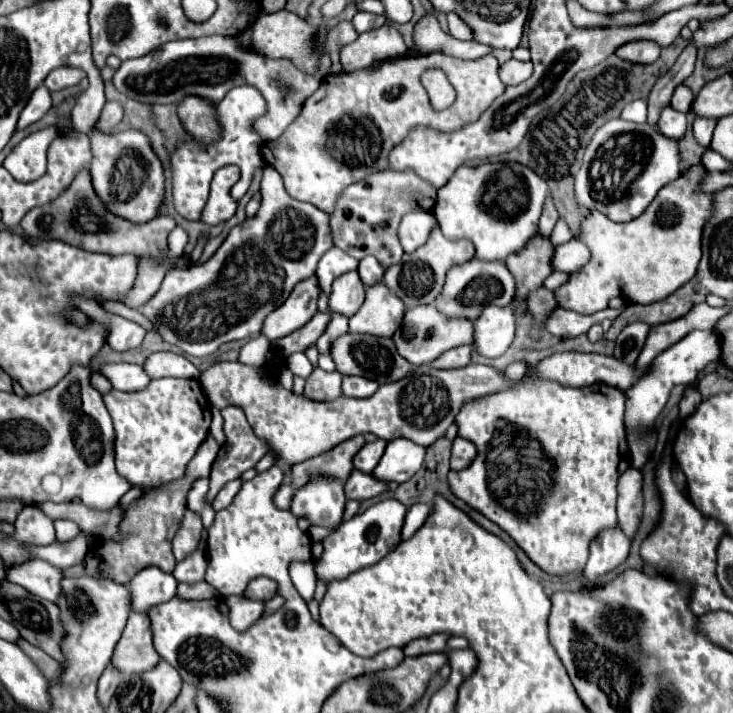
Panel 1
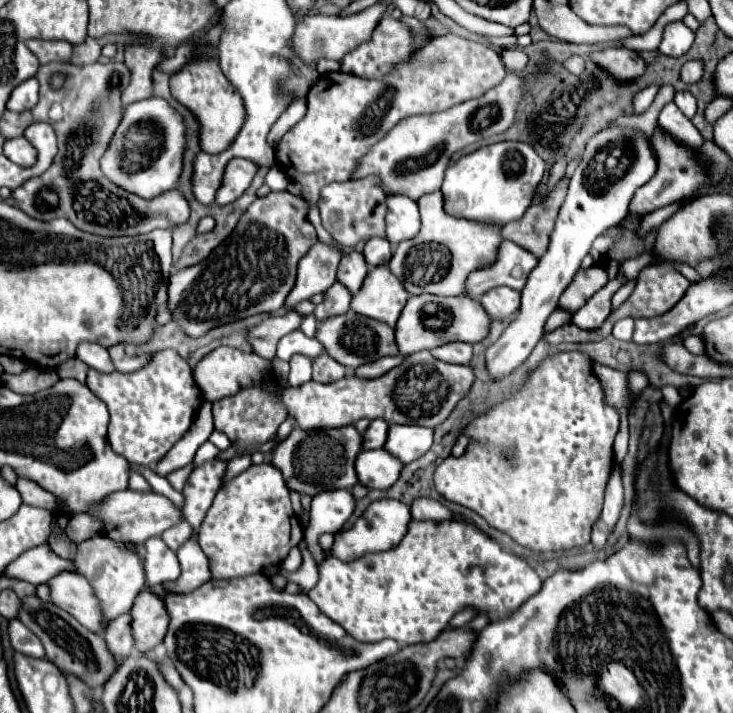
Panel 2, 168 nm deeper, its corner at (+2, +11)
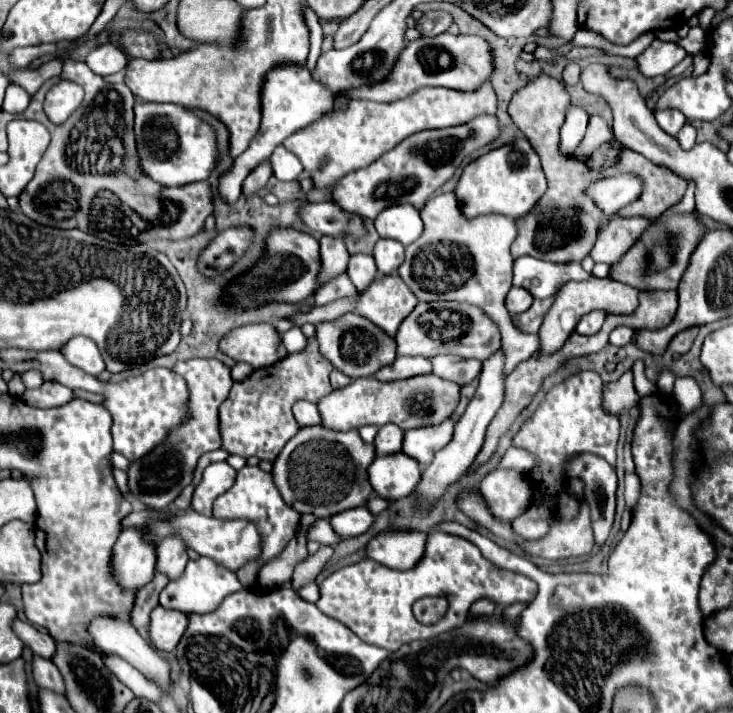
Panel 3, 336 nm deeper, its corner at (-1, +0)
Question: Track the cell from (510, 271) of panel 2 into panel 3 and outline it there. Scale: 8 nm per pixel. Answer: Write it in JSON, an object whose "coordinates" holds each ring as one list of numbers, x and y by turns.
{"coordinates":[[520,257,514,263,514,285,528,289,536,299,554,297,568,281,584,281,593,277,580,263,544,263,532,257]]}

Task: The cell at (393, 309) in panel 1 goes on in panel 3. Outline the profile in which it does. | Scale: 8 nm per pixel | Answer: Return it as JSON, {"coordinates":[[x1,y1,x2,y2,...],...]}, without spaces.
{"coordinates":[[376,275,372,285,362,293,356,313,376,323,390,337,396,335,400,323,412,313,418,299,398,275]]}

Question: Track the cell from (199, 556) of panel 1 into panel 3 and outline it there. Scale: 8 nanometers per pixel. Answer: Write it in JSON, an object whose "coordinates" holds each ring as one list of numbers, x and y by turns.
{"coordinates":[[212,463,204,471,202,483,194,491,192,509,204,515,212,515,212,503,218,495,226,493,236,479,236,471,228,463]]}

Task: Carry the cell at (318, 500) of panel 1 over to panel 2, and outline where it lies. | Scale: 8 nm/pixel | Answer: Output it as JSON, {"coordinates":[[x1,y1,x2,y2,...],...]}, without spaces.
{"coordinates":[[345,488,313,496,309,510,309,524,305,528,305,542,317,566,321,566,321,562,325,560,325,552,319,546,319,536,325,532,331,534,339,532,347,522,347,518,353,514,353,508,355,508,355,498]]}

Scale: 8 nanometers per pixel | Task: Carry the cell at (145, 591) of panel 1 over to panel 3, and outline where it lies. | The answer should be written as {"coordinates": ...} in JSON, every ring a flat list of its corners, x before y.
{"coordinates":[[166,535,160,543,158,543,158,563,156,569,162,571,164,575,168,575,170,579,180,577,180,573,184,571,186,563,188,563,188,555,186,555,188,545,184,543,184,539,180,539,180,535]]}

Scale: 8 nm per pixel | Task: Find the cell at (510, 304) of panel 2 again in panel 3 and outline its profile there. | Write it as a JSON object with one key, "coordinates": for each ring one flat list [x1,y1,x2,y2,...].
{"coordinates":[[512,287,508,297,506,297,506,309,514,315,518,313,524,313,530,305,532,305,534,297,530,295,530,291,524,291,522,287]]}

